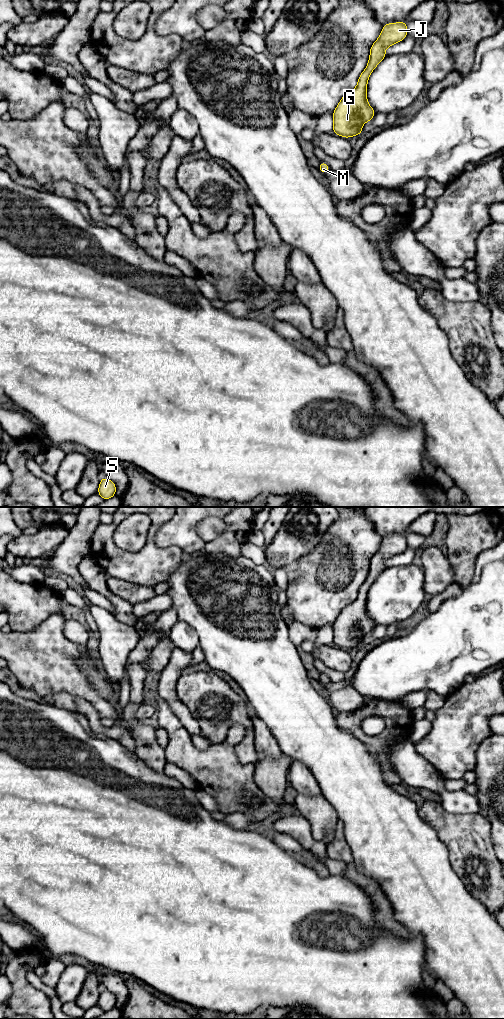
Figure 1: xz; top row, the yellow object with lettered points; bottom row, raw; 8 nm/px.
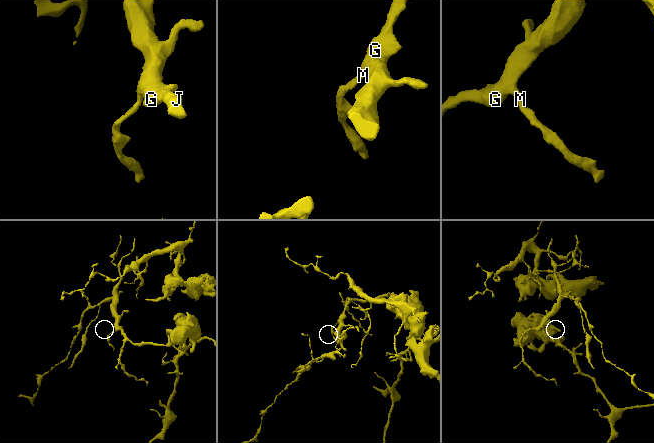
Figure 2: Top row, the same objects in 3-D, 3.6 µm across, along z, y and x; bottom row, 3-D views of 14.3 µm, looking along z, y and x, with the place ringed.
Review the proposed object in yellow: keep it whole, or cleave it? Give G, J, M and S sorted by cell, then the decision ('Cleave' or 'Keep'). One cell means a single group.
Groups: G J M S. Keep

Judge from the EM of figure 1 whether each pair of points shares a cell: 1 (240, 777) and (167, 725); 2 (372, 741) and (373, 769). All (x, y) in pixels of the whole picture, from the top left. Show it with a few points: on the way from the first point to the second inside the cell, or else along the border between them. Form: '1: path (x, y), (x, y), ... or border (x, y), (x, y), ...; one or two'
1: path (221, 774), (217, 770), (205, 766), (183, 744); one
2: border (355, 737), (370, 751), (377, 754); two

